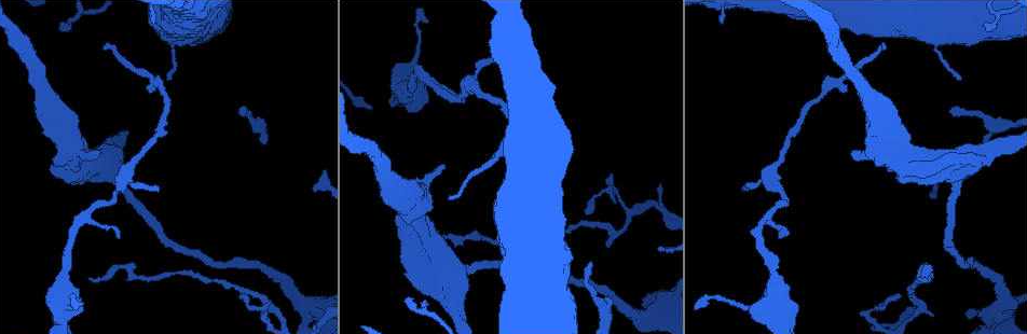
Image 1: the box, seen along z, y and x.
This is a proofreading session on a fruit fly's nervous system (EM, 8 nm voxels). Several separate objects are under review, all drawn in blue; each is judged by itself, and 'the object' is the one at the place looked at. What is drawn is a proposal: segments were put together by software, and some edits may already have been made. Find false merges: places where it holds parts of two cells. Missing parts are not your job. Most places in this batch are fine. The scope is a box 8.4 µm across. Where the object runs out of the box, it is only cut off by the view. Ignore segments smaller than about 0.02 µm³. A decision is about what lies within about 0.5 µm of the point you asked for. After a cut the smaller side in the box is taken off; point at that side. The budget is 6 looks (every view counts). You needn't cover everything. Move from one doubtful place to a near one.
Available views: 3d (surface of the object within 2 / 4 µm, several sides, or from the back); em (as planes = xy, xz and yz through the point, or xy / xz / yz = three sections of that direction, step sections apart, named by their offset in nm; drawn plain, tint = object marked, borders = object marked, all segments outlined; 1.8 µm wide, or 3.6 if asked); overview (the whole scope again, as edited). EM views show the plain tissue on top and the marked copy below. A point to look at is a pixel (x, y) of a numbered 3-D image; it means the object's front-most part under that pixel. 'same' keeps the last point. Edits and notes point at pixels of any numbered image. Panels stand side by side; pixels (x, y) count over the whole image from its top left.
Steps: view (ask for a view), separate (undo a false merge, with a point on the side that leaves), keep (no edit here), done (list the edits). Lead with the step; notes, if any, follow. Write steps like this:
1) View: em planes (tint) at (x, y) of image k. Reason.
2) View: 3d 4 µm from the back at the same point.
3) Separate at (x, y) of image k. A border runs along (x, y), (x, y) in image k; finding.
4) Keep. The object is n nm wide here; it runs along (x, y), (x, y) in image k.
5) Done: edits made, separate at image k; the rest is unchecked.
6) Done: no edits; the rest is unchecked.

View: em planes (tint) at (938, 24) of image 1. Calibre changes.

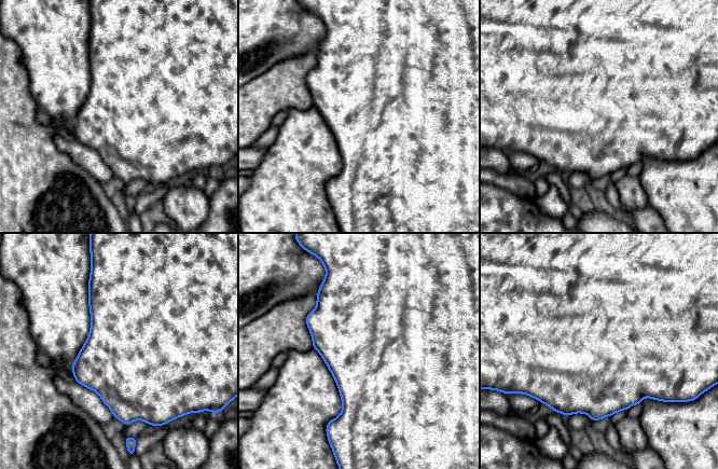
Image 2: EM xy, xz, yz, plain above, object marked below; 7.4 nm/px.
Keep. Continuous, no second cell.

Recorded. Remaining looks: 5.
View: 3d 4 µm at (75, 151) of image 1. Branch point.

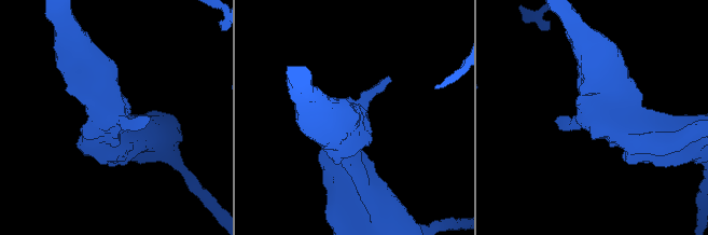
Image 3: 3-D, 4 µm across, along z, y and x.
View: em 3.6 µm planes (tint) at (116, 117) of image 3.

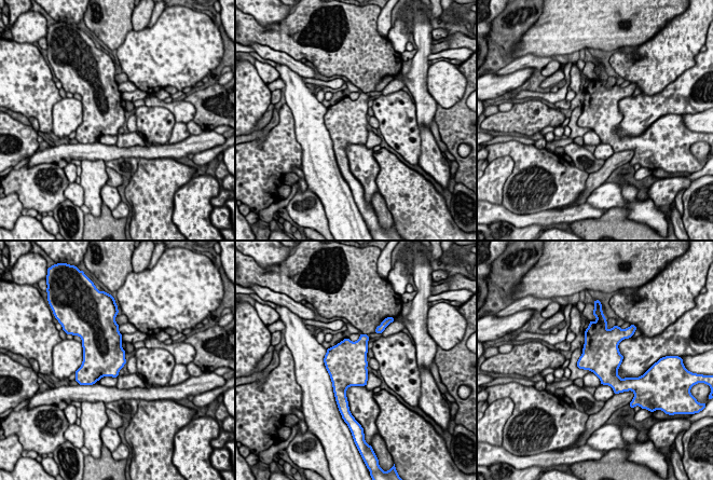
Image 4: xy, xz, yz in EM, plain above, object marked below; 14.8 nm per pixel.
Keep. All the same cell.

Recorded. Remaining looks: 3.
View: 3d 4 µm from the back at (110, 175) of image 1.

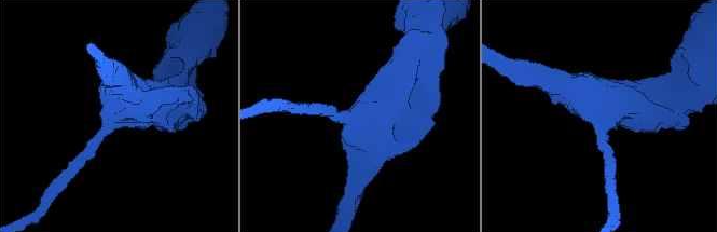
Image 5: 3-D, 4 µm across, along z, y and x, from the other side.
View: em 3.6 µm planes (tint) at (355, 118) of image 5.

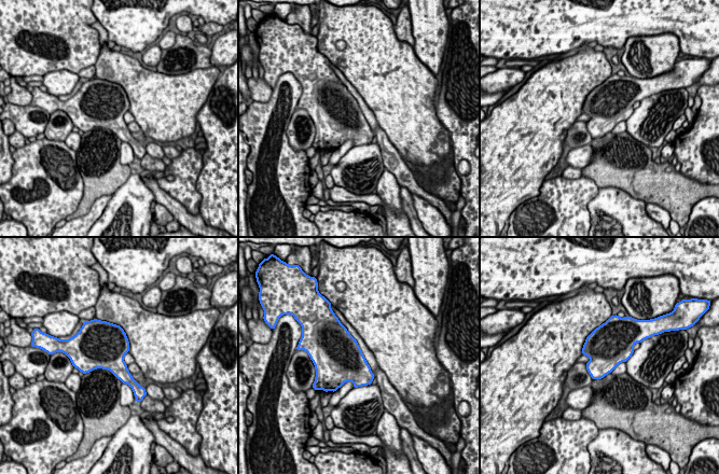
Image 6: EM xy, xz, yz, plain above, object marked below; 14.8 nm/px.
Keep. All the same cell.

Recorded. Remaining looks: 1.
Done: no edits; the rest is unchecked.

